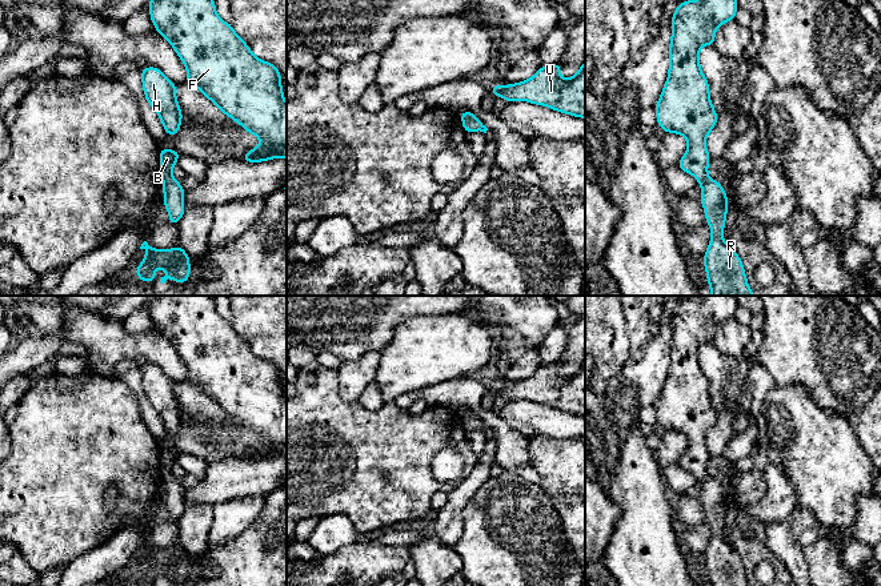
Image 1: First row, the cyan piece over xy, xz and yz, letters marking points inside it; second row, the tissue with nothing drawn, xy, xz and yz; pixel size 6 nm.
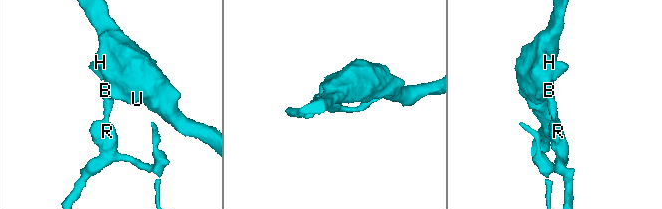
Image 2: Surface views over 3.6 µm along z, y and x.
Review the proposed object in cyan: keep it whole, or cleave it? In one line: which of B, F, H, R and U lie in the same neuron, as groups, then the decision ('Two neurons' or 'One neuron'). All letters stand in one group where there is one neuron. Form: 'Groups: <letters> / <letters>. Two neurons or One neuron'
Groups: B F H U / R. Two neurons

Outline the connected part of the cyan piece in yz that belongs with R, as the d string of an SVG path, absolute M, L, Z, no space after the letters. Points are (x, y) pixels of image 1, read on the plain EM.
M717 478L701 483L701 502L712 537L704 553L704 565L710 586L749 586L738 553L724 539L728 493Z

